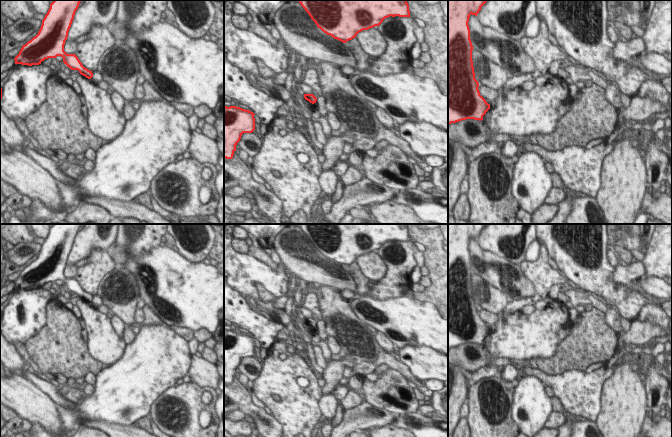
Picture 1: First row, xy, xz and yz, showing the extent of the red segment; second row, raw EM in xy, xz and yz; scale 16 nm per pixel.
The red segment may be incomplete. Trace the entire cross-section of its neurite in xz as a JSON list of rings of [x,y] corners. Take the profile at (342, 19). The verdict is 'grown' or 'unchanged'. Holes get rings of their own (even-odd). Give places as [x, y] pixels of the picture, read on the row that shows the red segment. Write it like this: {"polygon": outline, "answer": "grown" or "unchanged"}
{"polygon": [[[299,0],[299,3],[318,28],[343,43],[363,30],[379,26],[390,16],[410,17],[407,0]]], "answer": "unchanged"}

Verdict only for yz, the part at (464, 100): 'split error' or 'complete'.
complete

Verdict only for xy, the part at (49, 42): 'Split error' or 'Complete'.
Complete.

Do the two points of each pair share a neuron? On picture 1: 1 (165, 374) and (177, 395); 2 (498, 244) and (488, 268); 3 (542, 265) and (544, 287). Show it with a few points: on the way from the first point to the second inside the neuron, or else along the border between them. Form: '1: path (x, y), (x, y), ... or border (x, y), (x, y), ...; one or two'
1: border (174, 385), (165, 389), (154, 401); two
2: border (476, 240), (483, 249), (505, 257), (515, 264); two
3: path (542, 270), (543, 282); one

